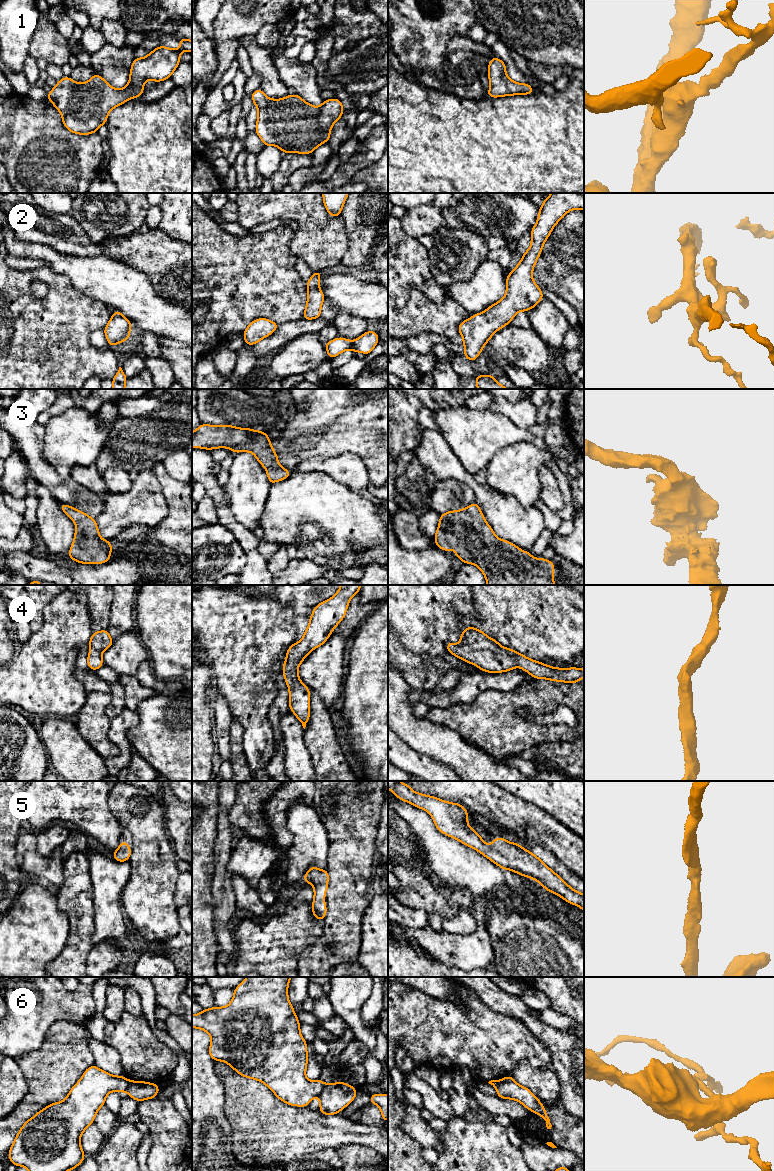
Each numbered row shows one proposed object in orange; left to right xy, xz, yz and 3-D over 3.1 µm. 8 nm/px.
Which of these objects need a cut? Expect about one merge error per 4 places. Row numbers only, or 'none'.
6

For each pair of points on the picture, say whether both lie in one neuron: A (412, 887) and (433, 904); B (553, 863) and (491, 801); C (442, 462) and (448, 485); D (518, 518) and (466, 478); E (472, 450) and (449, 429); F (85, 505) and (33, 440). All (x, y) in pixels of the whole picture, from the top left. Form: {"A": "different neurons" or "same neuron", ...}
{"A": "same neuron", "B": "different neurons", "C": "different neurons", "D": "same neuron", "E": "same neuron", "F": "same neuron"}

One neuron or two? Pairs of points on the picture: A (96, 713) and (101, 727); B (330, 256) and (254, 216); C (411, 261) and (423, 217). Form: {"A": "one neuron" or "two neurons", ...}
{"A": "one neuron", "B": "one neuron", "C": "two neurons"}

